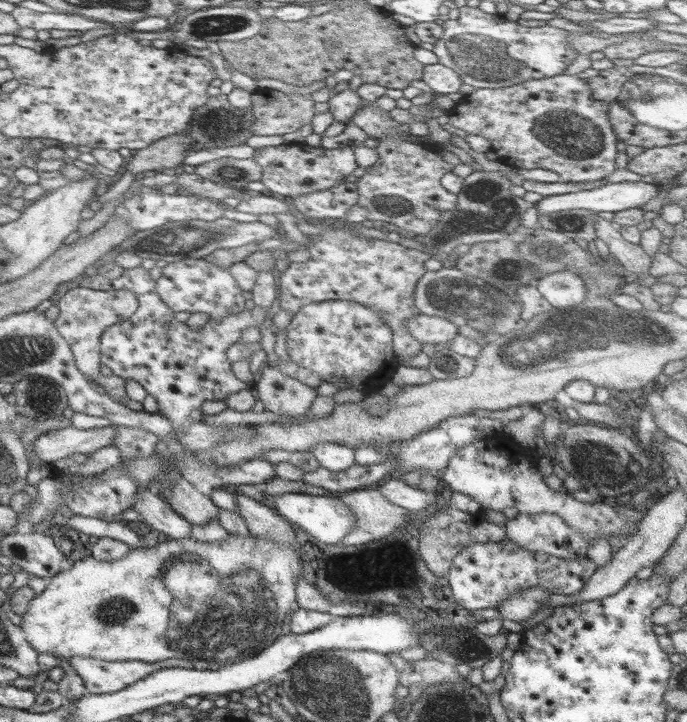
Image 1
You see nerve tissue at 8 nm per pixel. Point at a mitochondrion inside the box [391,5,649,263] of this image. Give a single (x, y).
(485, 53)

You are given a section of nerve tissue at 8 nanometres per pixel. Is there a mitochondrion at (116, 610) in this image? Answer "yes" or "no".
yes

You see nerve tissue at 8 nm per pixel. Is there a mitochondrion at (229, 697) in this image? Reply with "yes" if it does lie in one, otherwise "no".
no

